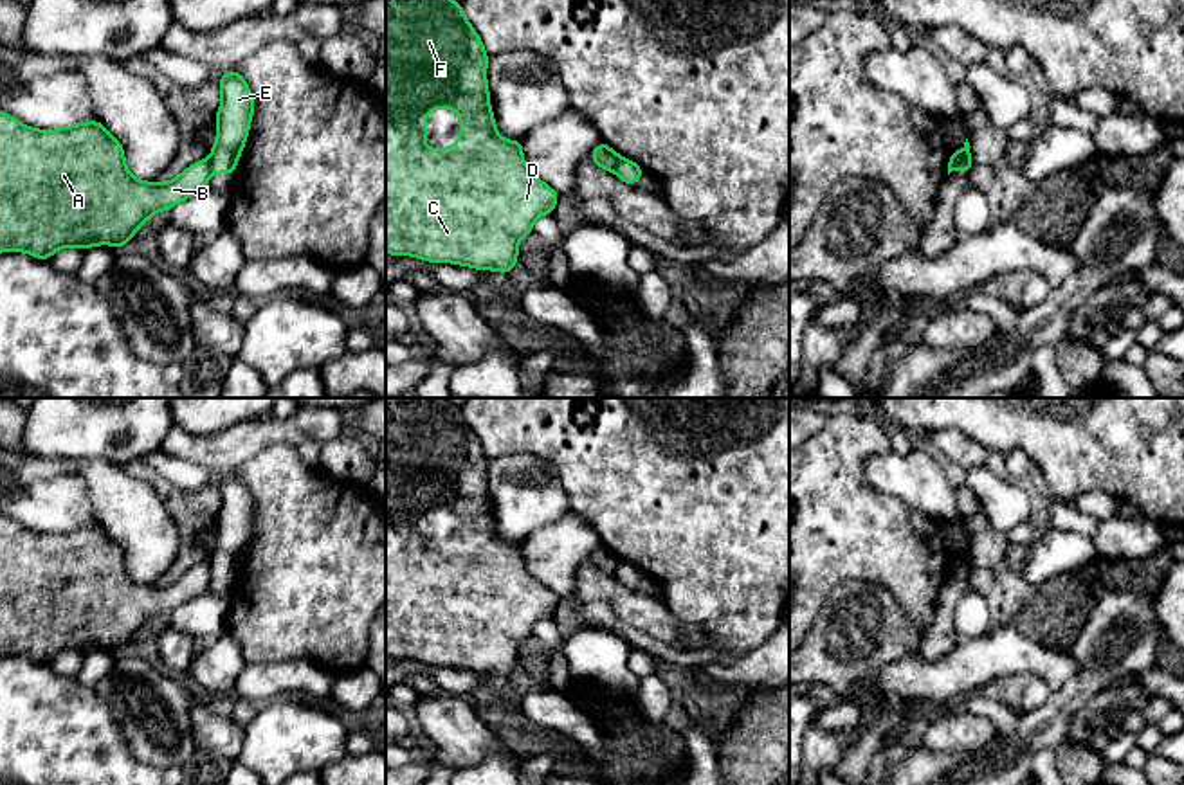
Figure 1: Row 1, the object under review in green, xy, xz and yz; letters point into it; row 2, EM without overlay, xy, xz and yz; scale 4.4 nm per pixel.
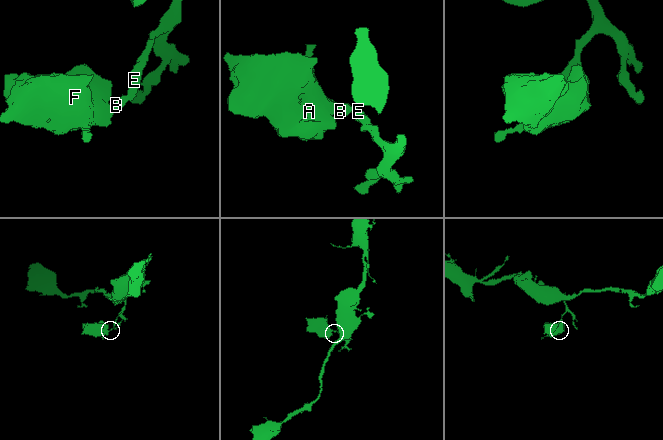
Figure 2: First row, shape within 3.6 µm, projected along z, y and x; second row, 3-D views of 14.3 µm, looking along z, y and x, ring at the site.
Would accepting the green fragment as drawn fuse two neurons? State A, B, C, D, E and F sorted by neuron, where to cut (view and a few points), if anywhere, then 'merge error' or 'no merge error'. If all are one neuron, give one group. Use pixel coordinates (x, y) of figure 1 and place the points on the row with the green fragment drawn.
groups A B C D F / E; cut xy (208, 159), (211, 171); merge error

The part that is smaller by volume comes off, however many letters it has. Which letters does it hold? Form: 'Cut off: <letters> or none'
Cut off: A, B, C, D, F

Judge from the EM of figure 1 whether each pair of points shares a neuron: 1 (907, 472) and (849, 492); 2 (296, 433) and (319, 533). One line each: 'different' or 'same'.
1: different
2: different

